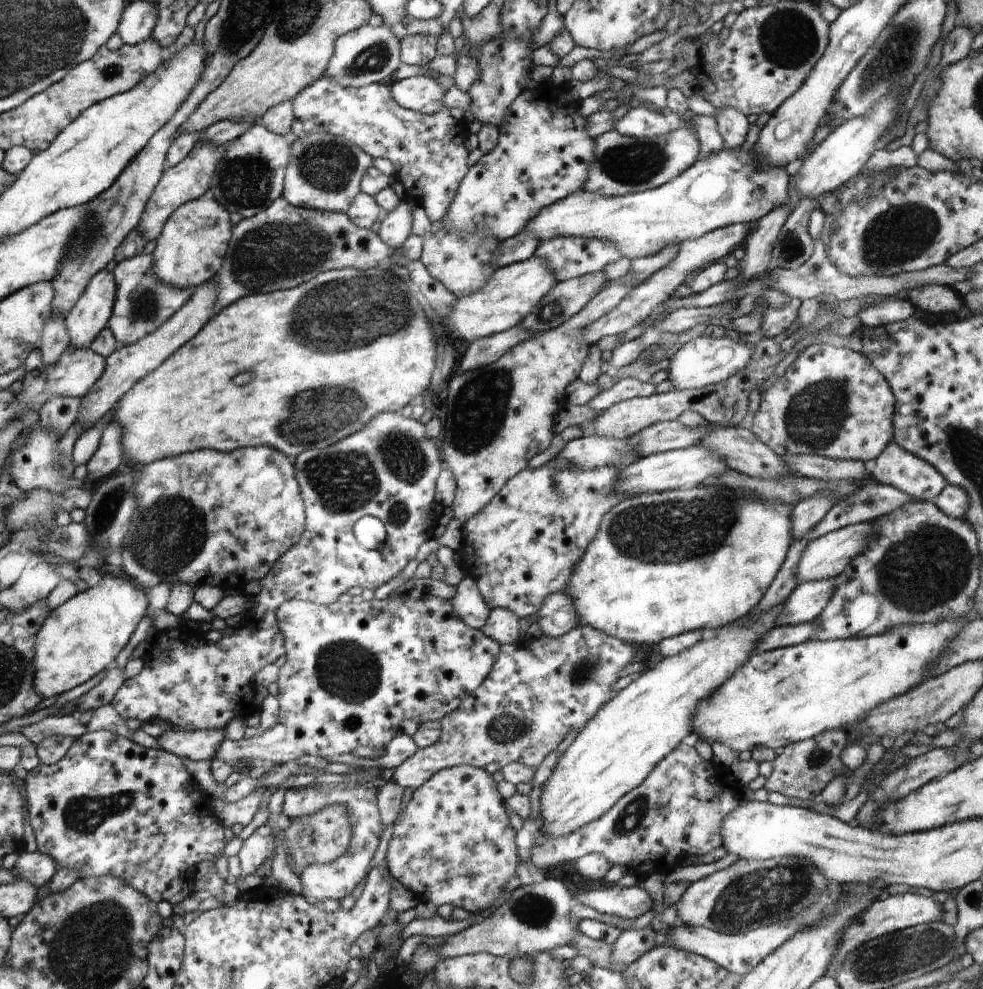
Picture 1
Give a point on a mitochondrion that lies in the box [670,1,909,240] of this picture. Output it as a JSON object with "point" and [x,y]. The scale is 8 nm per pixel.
{"point":[788,39]}

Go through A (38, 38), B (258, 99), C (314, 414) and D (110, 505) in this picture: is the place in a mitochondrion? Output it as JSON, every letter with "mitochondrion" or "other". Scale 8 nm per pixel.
{"A":"mitochondrion","B":"other","C":"mitochondrion","D":"mitochondrion"}

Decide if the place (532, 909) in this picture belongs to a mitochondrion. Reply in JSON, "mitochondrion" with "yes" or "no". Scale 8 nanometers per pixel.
{"mitochondrion":"yes"}

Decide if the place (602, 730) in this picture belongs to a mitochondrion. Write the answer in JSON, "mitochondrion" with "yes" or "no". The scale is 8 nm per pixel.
{"mitochondrion":"no"}

